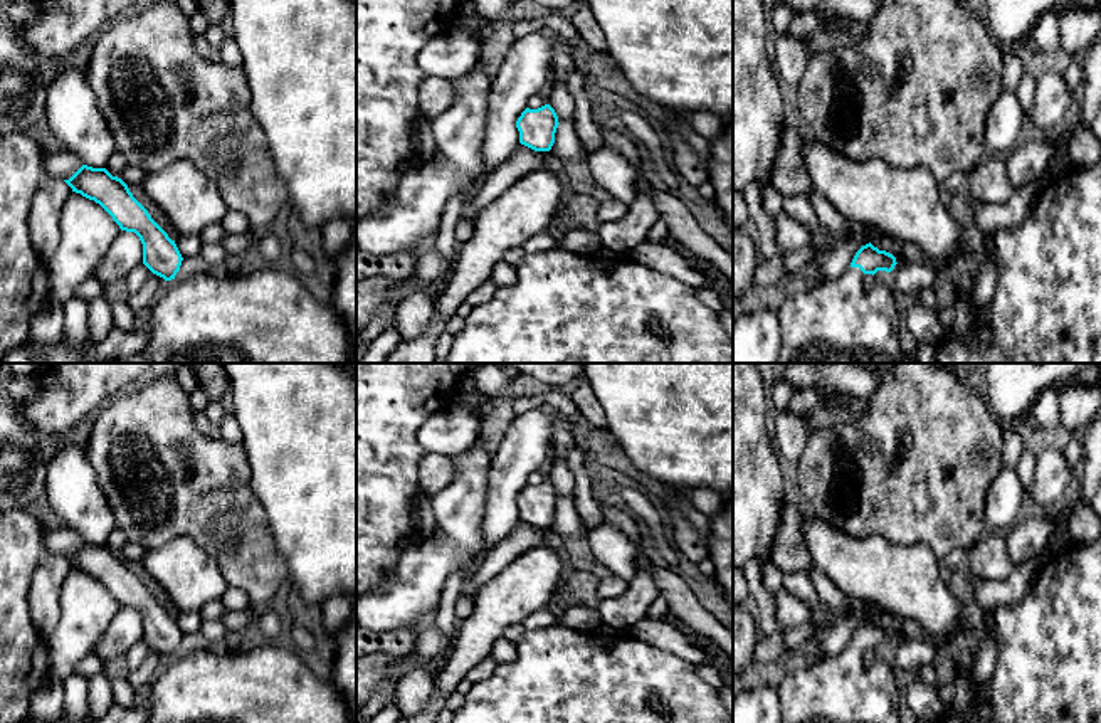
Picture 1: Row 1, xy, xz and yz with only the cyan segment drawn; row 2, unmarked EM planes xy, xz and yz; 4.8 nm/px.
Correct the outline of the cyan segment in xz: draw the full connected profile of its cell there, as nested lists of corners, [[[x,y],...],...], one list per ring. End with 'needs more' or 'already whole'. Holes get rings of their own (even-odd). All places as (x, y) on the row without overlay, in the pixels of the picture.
[[[550,481],[538,486],[526,484],[516,498],[519,520],[535,528],[550,528],[558,501],[558,493]]]; already whole

